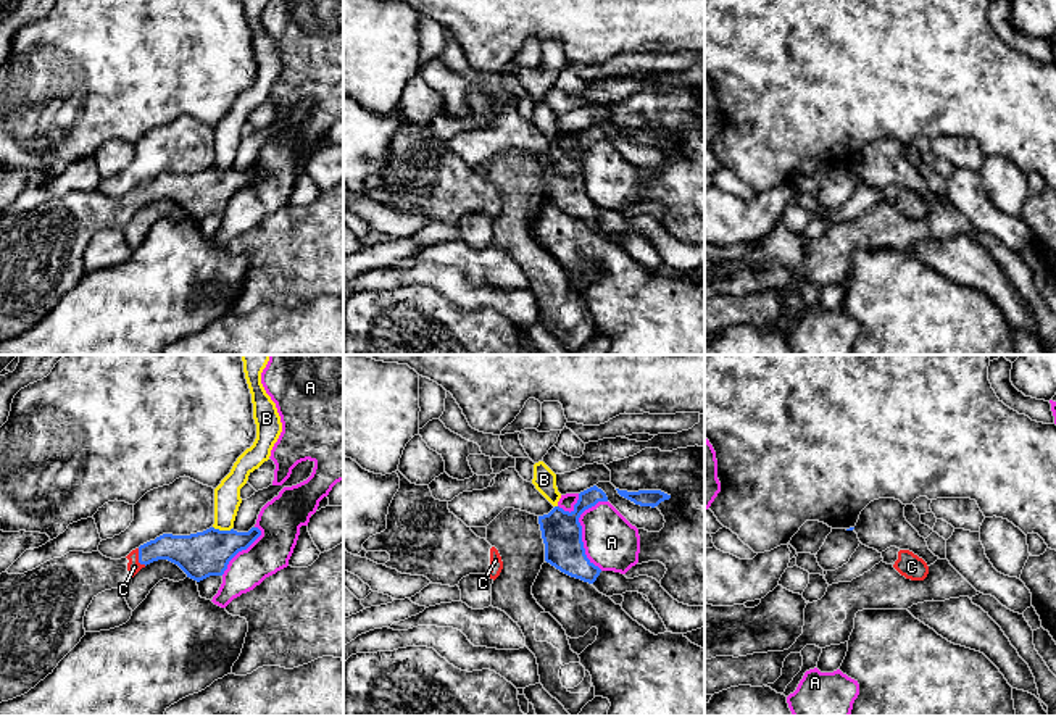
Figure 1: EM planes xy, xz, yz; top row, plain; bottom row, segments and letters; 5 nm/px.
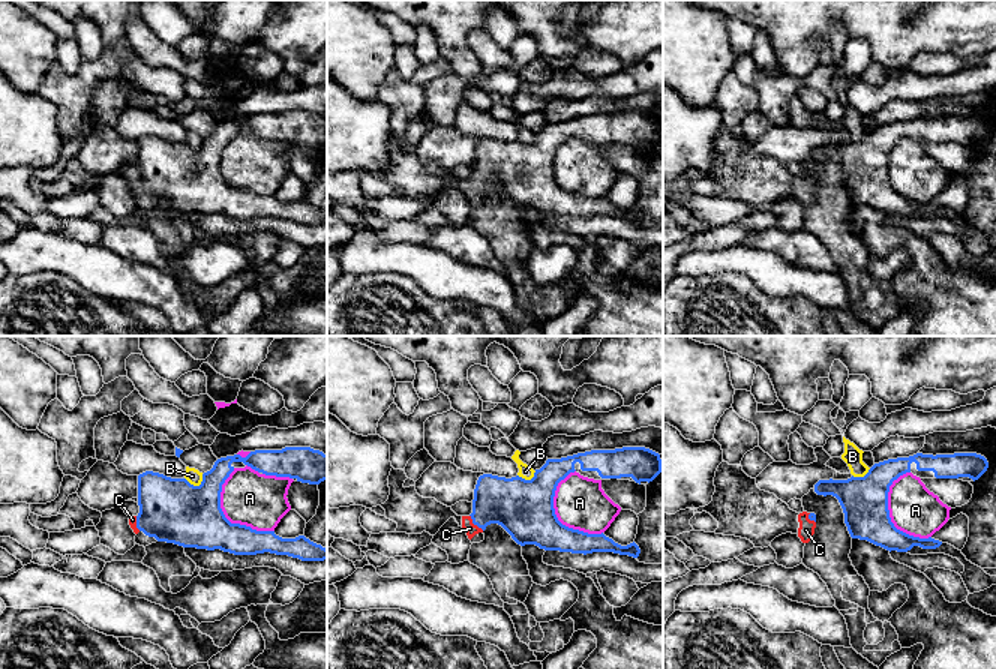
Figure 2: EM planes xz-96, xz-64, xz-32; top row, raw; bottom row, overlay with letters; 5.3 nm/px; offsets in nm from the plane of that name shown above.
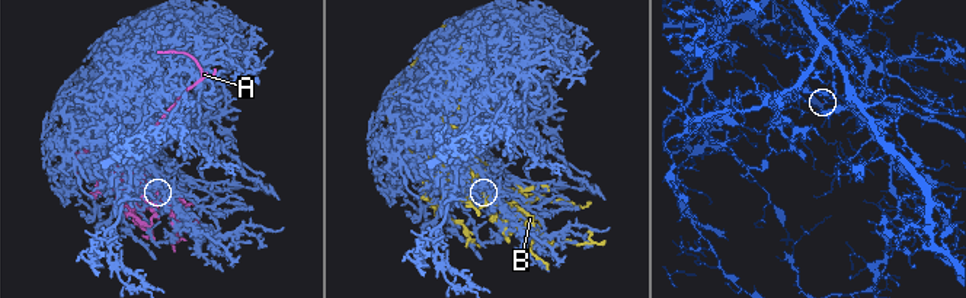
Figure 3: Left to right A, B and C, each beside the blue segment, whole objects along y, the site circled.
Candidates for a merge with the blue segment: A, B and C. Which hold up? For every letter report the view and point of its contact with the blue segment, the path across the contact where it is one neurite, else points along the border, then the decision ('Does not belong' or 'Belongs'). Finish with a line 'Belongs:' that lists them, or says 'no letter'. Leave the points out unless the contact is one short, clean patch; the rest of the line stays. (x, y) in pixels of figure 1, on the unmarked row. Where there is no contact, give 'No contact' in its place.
A: Touches blue at xz (581, 170). Does not belong
B: Touches blue at xy (223, 170). Does not belong
C: Touches blue at xy (139, 197). Path across: xy (187, 191), (149, 191), (139, 197), (134, 205). Belongs
Belongs: C

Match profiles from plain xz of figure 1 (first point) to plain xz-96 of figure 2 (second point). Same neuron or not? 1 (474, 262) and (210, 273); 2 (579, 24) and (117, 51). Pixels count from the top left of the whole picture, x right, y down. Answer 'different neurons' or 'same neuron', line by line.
1: same neuron
2: different neurons

